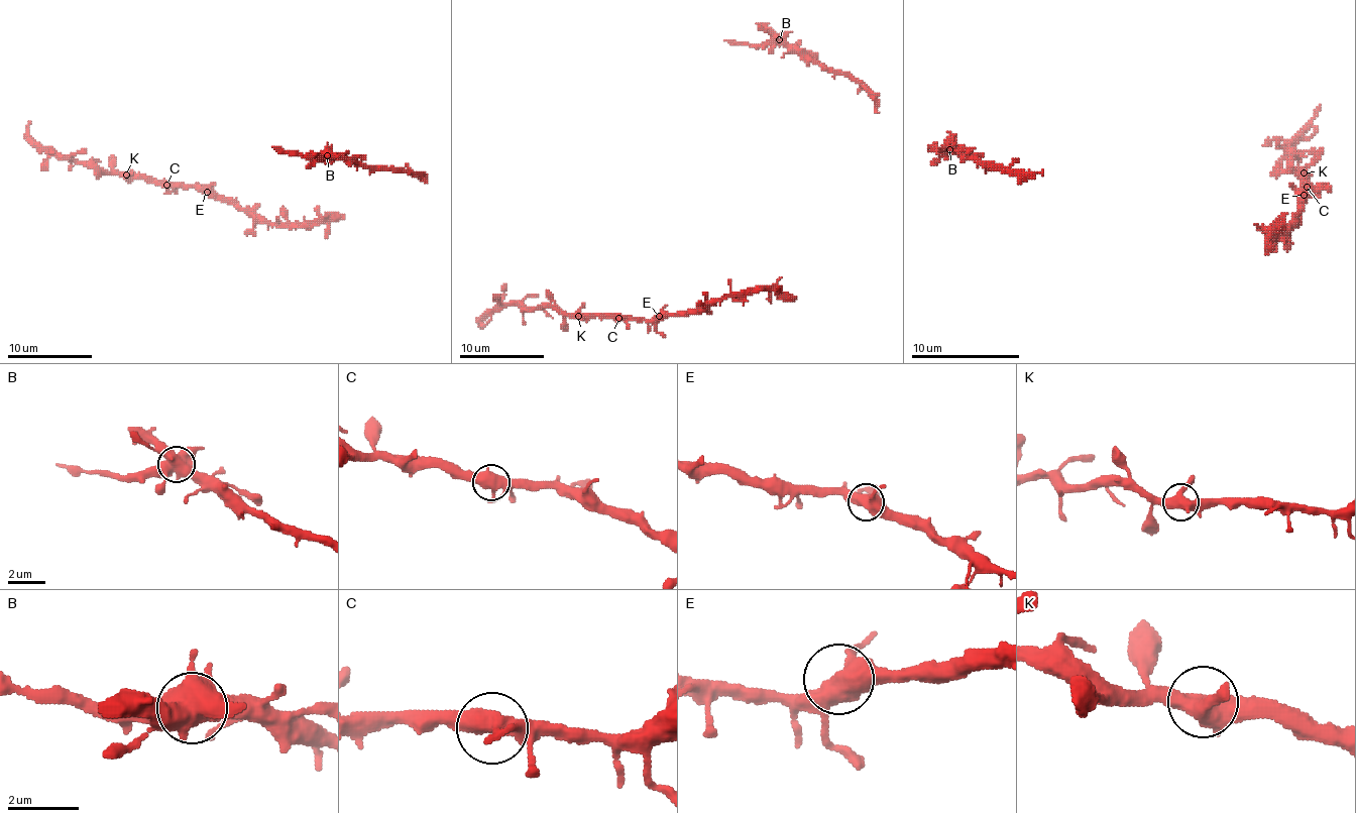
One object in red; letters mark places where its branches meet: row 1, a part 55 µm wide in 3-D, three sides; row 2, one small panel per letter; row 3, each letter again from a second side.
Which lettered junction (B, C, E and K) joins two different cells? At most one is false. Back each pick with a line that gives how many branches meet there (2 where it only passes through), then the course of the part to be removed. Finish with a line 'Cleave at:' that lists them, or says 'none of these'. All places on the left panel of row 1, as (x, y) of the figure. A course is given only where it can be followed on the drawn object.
B: 7 | (327, 155), (278, 153), (272, 146)
Cleave at: B

